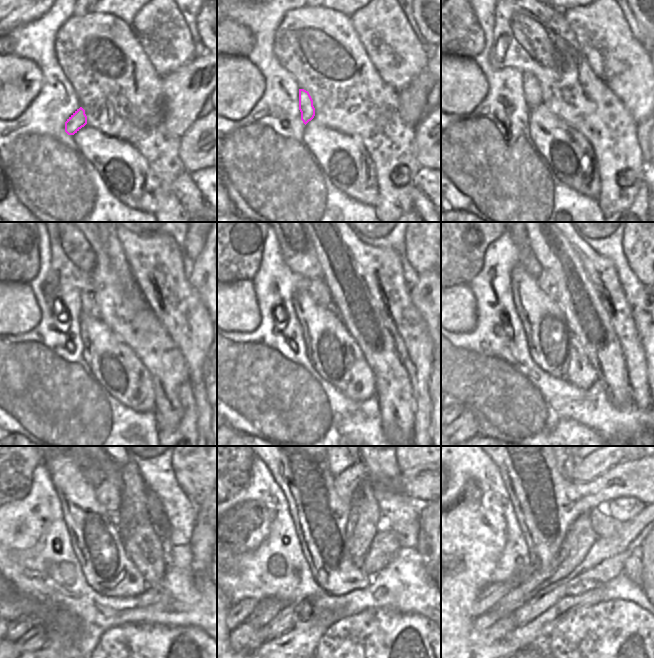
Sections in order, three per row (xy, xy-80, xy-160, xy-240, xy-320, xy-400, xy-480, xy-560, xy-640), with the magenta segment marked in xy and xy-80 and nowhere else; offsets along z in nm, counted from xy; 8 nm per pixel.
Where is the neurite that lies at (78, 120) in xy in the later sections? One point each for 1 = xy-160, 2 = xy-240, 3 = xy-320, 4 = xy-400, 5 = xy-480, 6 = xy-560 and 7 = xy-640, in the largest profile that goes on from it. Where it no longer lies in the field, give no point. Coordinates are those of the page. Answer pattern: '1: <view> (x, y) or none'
1: xy-160 (531, 88)
2: xy-240 (89, 306)
3: xy-320 (318, 289)
4: xy-400 (545, 281)
5: xy-480 (109, 495)
6: xy-560 (346, 482)
7: xy-640 (591, 466)

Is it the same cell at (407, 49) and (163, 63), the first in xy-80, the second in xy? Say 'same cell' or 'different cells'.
same cell

